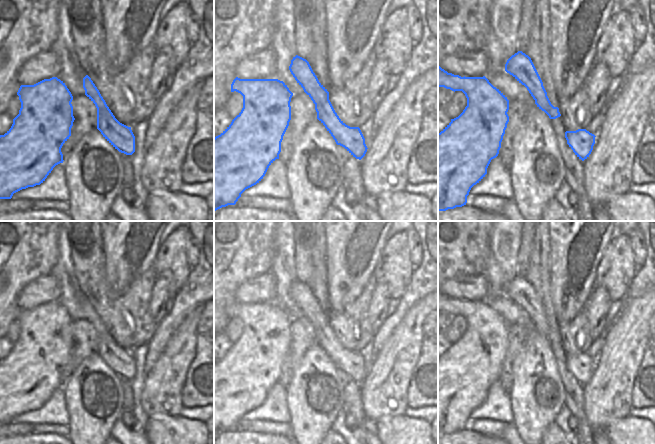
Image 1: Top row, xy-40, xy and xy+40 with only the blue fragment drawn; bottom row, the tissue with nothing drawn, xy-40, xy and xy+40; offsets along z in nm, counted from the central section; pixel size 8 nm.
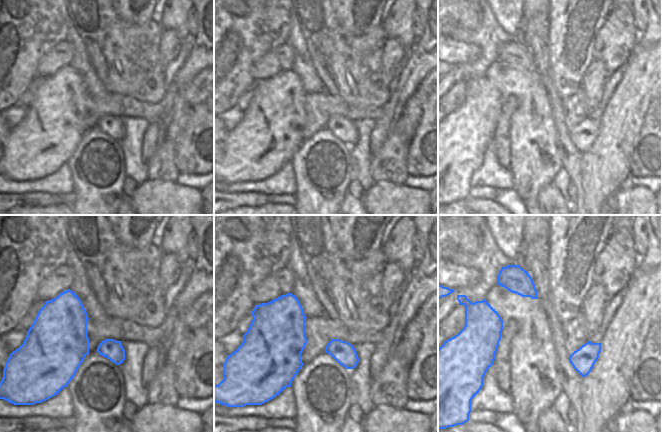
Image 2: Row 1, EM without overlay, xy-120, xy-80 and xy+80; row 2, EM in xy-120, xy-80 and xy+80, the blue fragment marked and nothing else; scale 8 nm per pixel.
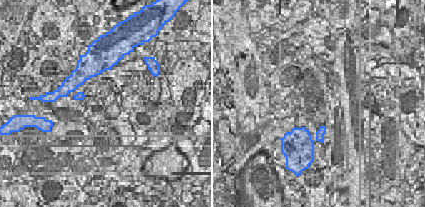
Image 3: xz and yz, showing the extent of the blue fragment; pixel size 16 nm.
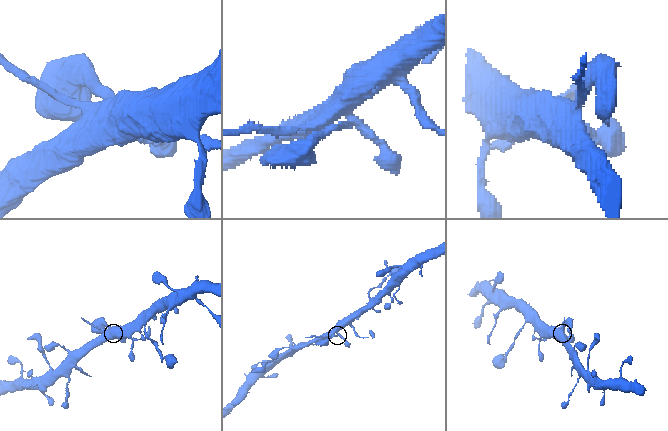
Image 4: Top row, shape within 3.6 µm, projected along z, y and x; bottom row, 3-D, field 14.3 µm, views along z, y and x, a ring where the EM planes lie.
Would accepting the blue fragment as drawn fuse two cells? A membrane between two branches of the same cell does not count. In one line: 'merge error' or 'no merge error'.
no merge error

